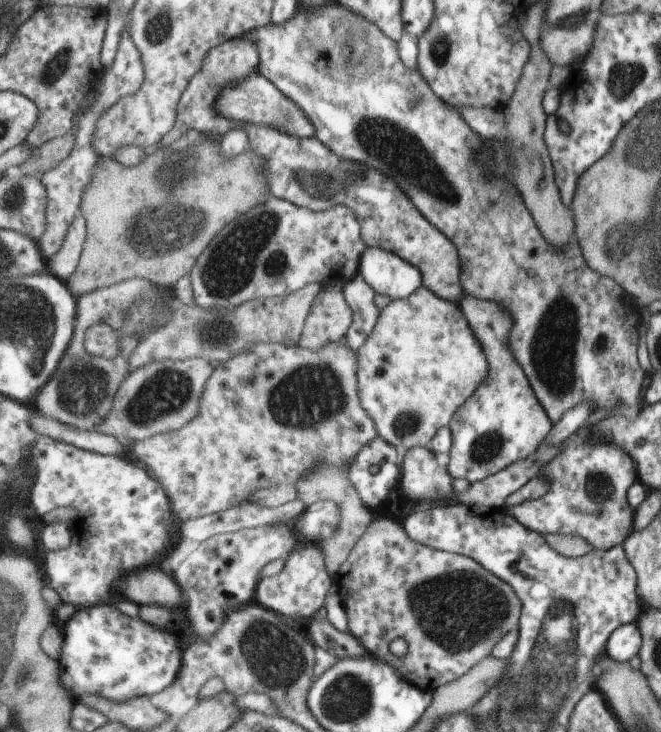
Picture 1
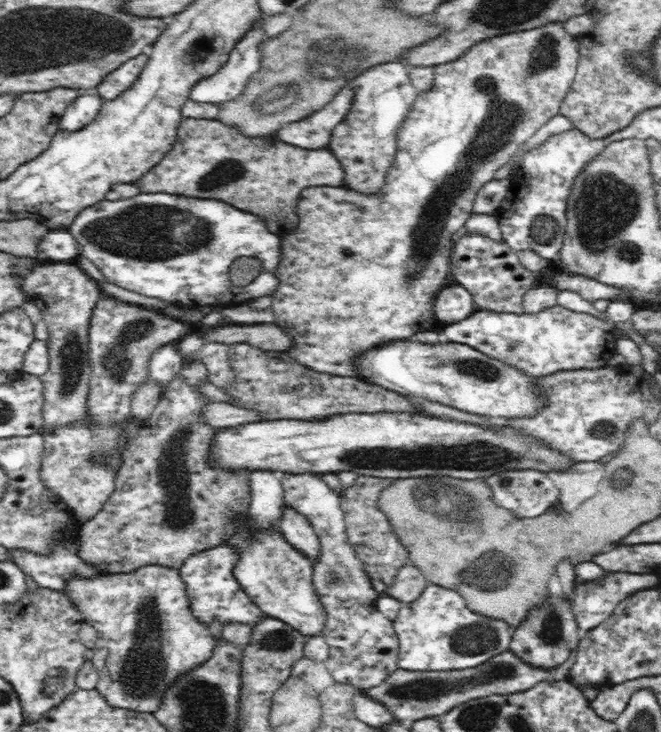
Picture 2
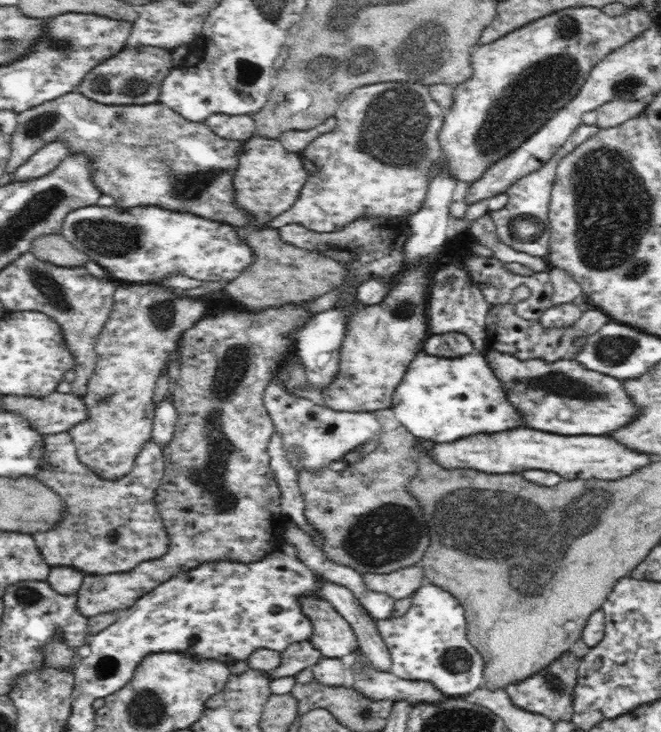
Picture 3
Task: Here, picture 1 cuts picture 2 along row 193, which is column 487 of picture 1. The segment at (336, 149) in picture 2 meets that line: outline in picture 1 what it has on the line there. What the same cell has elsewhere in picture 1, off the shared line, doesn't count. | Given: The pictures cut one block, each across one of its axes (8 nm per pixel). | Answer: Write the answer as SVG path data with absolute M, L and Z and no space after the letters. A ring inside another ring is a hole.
M426 287L418 288L417 292L408 298L391 299L390 304L379 311L379 317L372 334L364 342L364 346L358 350L357 354L362 354L362 370L357 370L357 385L362 386L361 405L366 406L366 410L370 410L370 414L374 414L373 421L378 422L378 430L382 430L381 437L386 442L392 444L392 446L400 446L404 450L408 450L412 446L430 448L430 444L432 444L437 431L449 426L454 412L460 409L472 397L474 390L478 389L480 382L484 382L484 378L488 376L488 370L490 370L485 350L482 350L481 342L478 342L478 339L474 336L474 332L470 330L469 320L465 317L465 313L459 304L438 298L436 294L433 294L433 291L428 290Z

